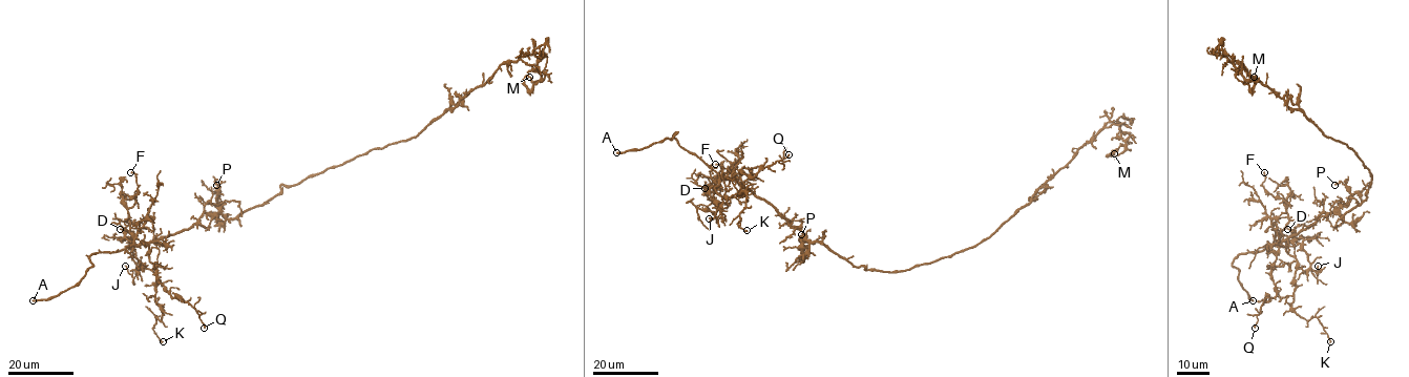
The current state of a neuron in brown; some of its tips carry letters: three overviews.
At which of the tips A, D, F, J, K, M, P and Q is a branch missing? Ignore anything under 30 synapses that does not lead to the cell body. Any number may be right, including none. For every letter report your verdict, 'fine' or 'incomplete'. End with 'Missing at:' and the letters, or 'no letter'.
A: incomplete
D: fine
F: fine
J: fine
K: fine
M: fine
P: fine
Q: fine
Missing at: A

